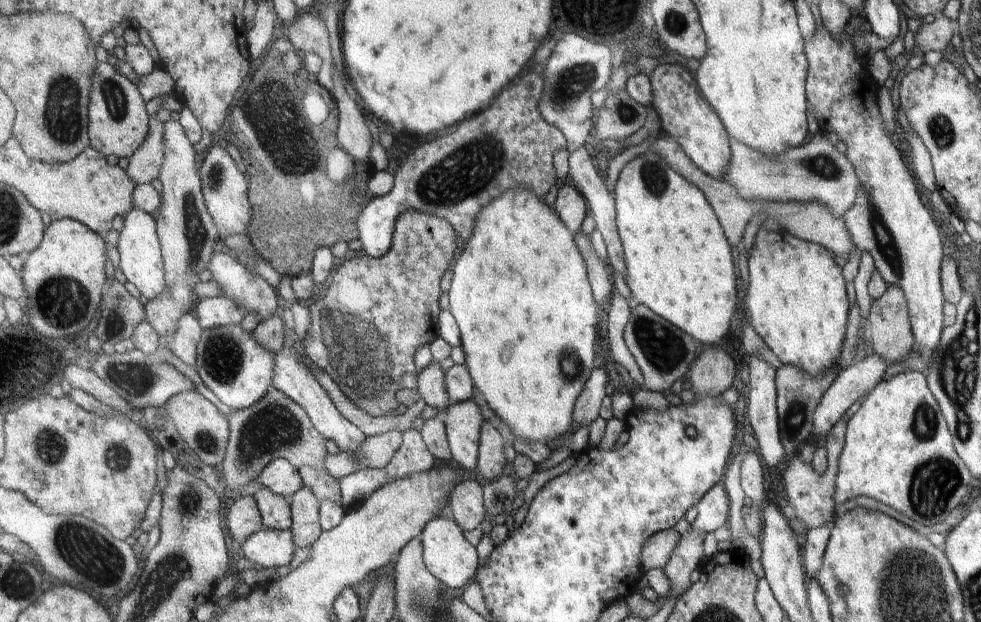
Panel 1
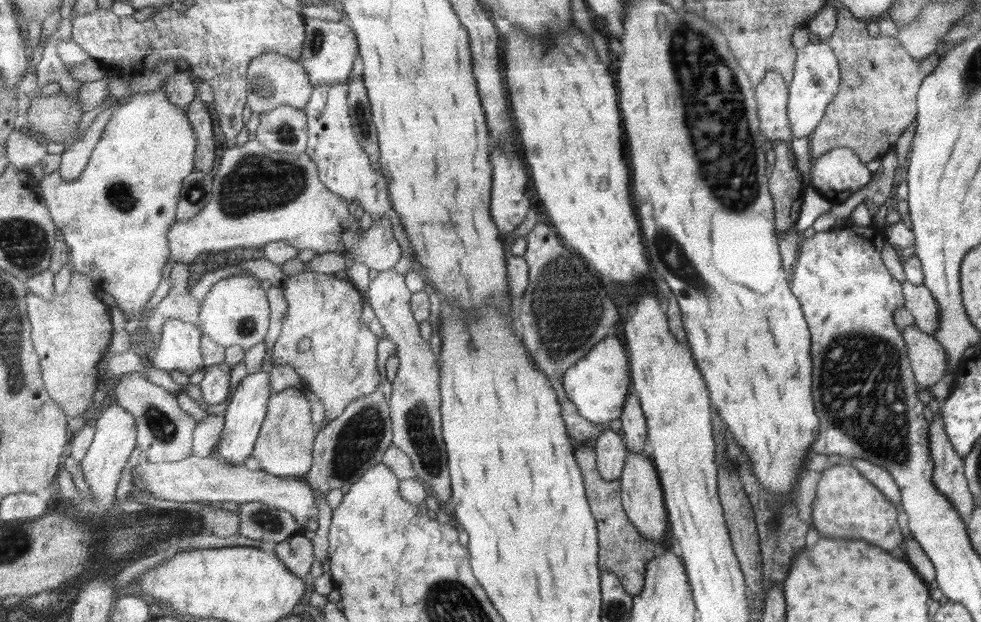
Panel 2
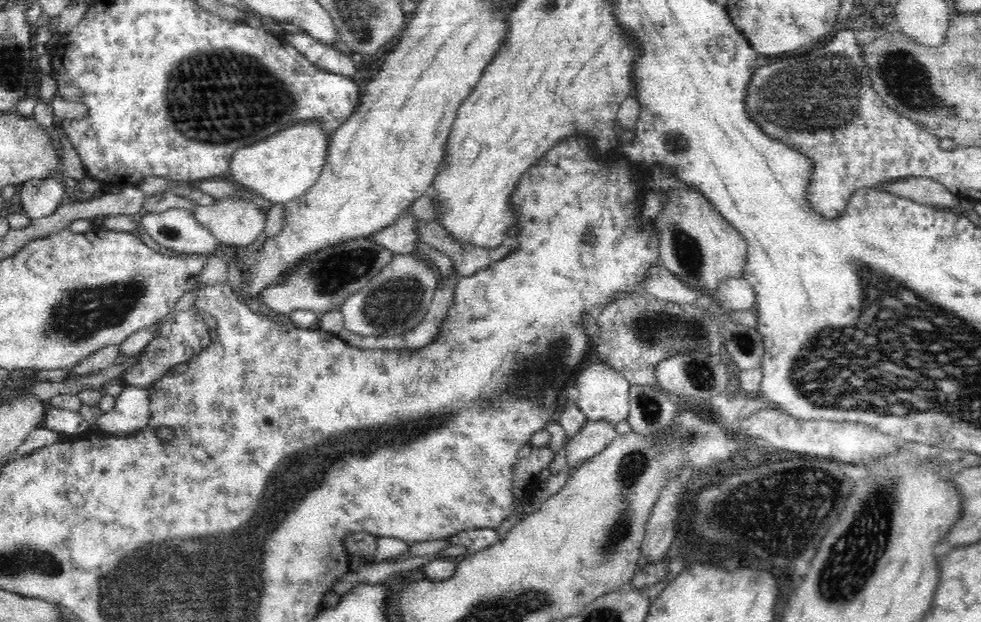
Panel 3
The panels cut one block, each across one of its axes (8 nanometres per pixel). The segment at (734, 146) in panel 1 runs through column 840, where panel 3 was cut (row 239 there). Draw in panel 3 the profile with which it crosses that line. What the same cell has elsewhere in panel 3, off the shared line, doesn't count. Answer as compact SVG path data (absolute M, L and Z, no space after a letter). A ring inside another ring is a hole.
M173 207L160 213L148 213L141 218L141 224L146 228L146 232L152 236L154 242L176 252L206 254L206 252L212 252L218 244L218 239L197 221L190 209Z

